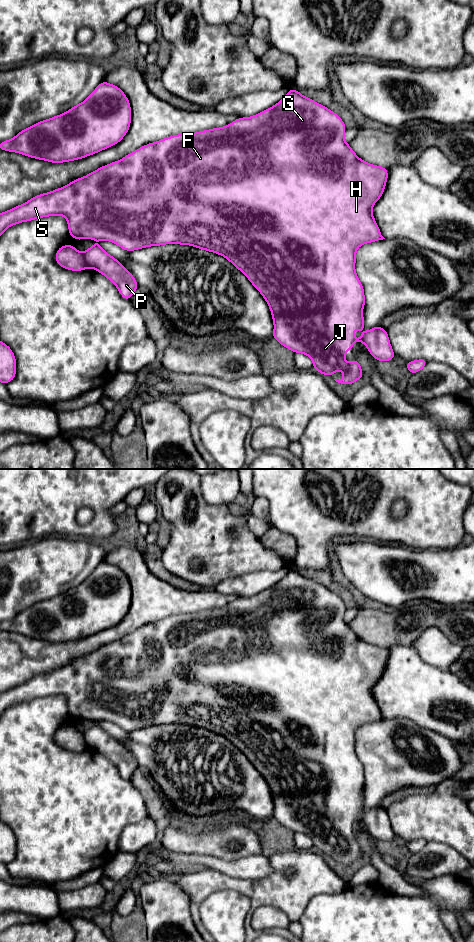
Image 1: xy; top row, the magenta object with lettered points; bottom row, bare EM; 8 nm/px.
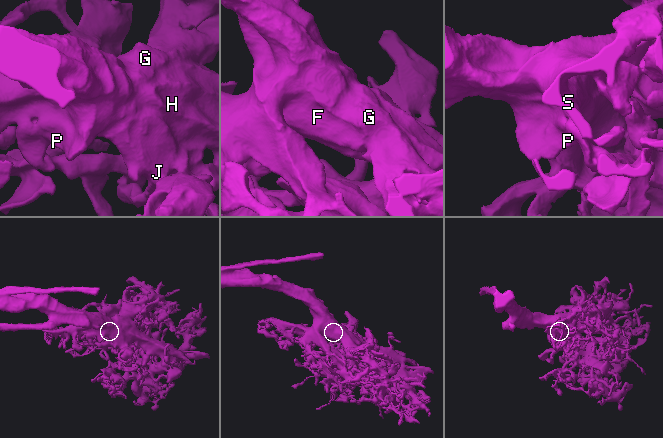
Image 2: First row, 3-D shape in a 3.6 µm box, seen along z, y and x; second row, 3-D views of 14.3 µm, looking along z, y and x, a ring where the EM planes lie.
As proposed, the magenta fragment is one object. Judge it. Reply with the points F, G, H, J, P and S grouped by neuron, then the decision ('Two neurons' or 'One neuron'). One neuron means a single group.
Groups: F G H J P S. One neuron

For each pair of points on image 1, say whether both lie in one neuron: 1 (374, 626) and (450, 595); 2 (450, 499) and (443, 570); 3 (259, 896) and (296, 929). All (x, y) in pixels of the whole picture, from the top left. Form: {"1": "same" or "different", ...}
{"1": "different", "2": "different", "3": "different"}

